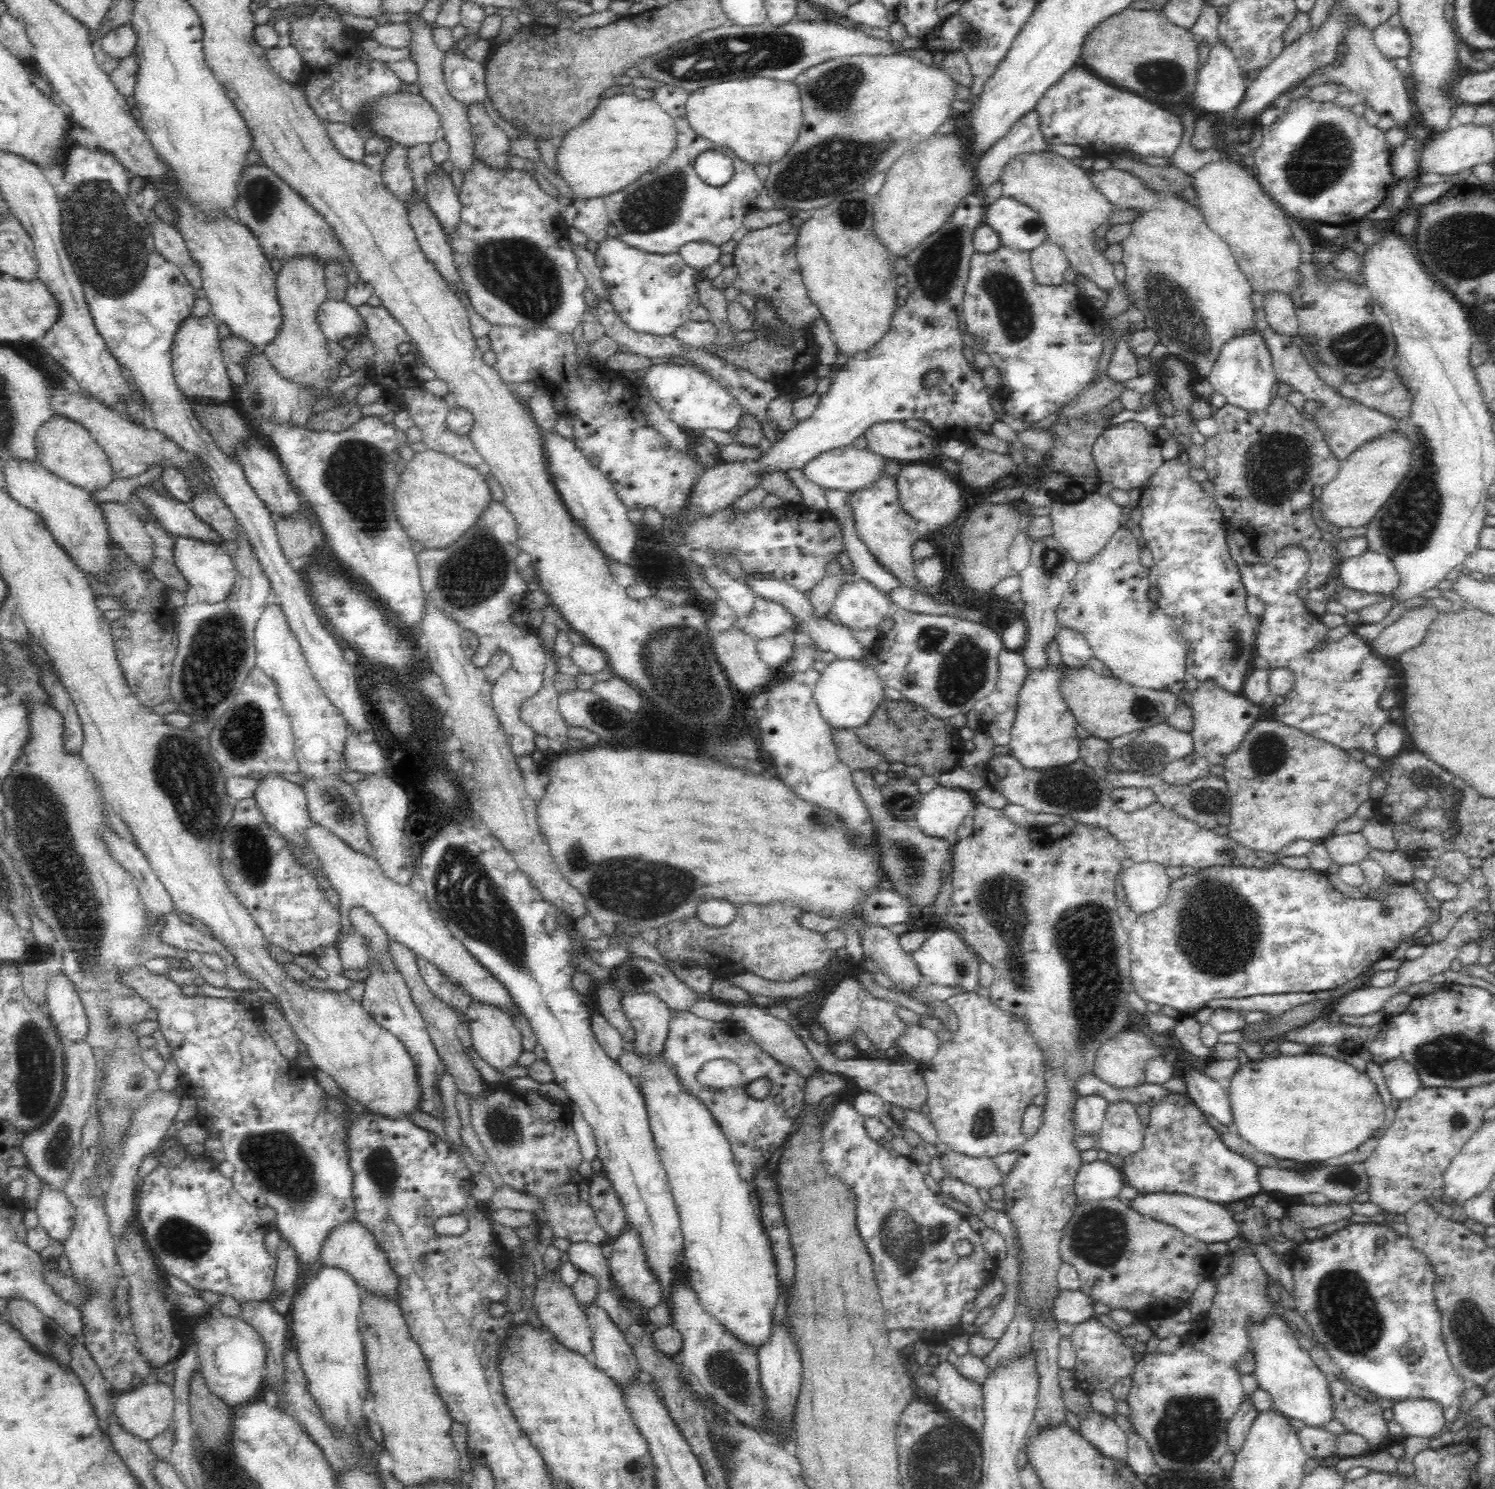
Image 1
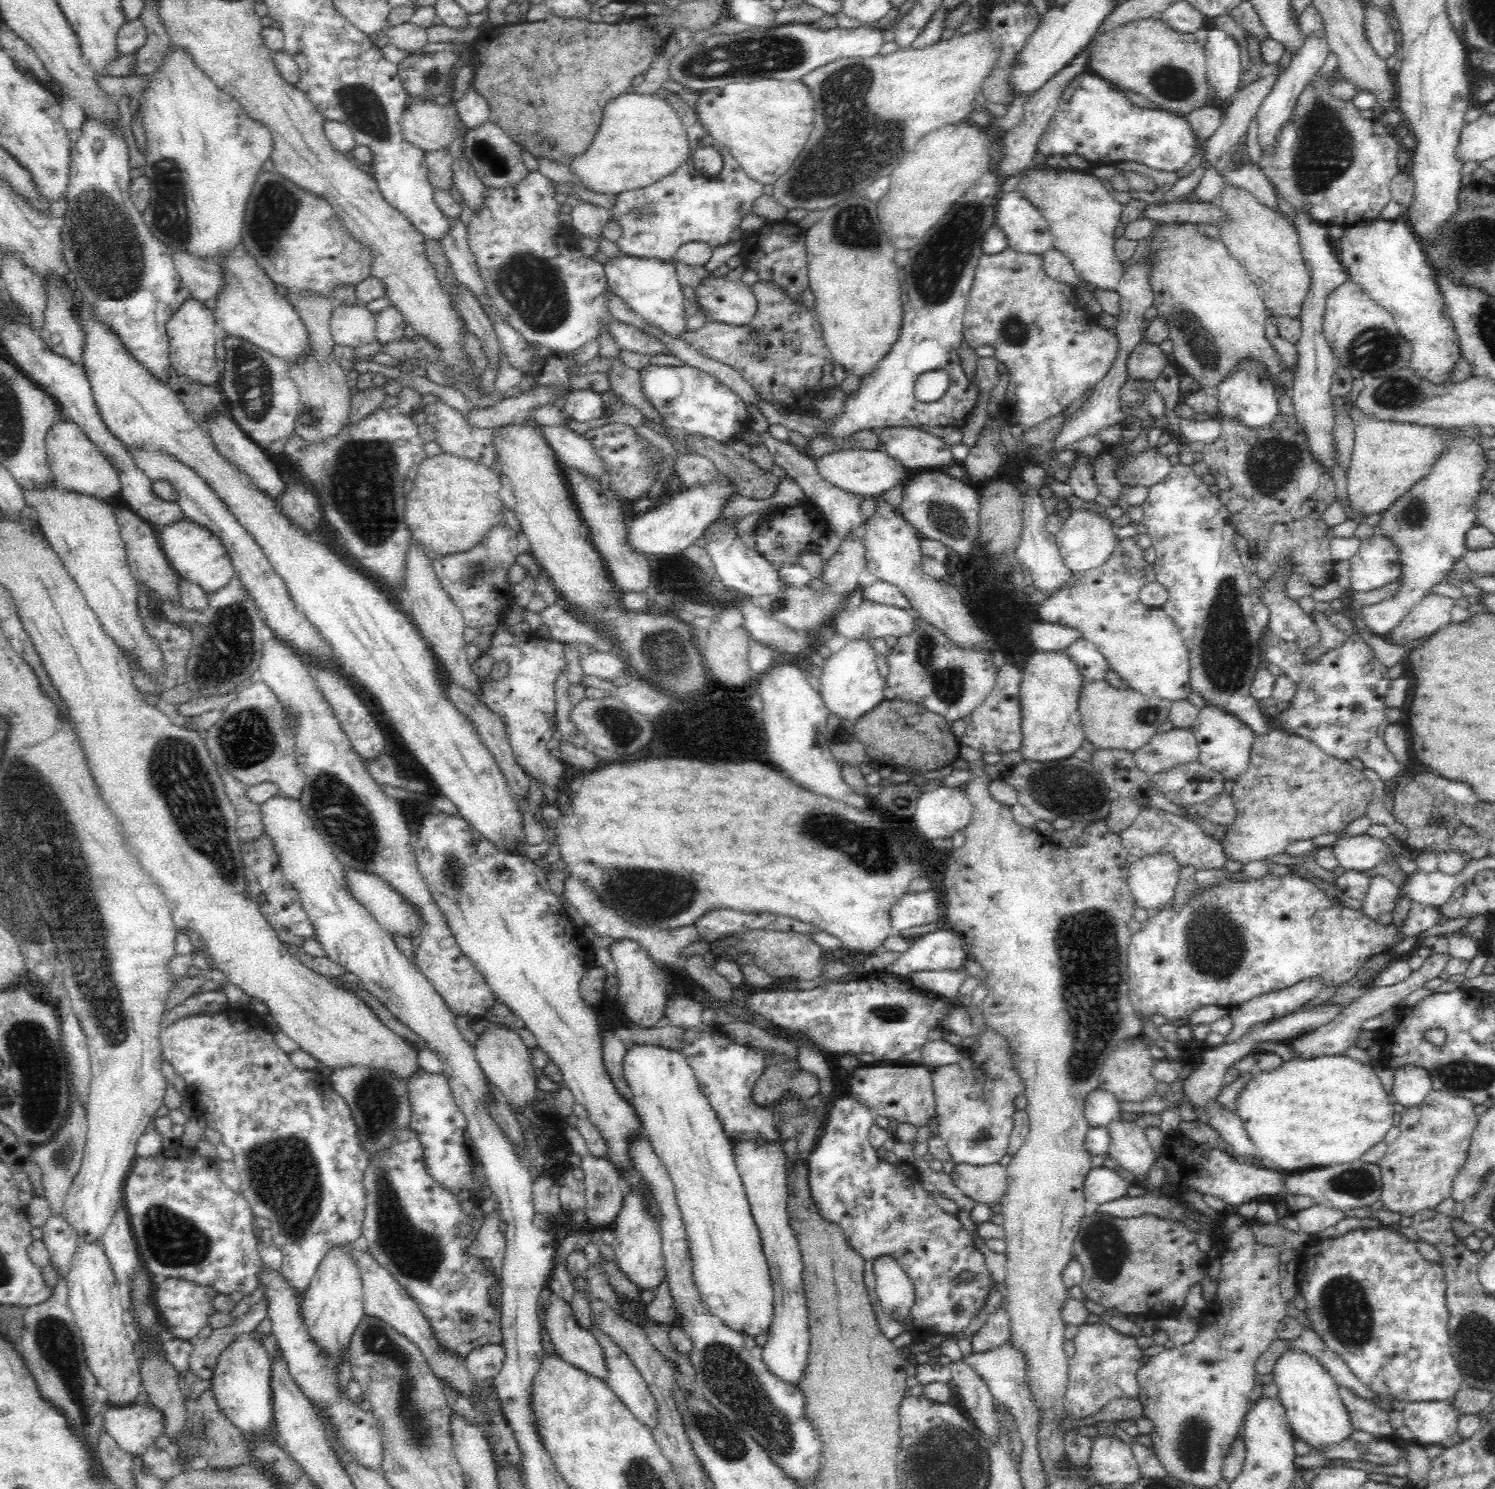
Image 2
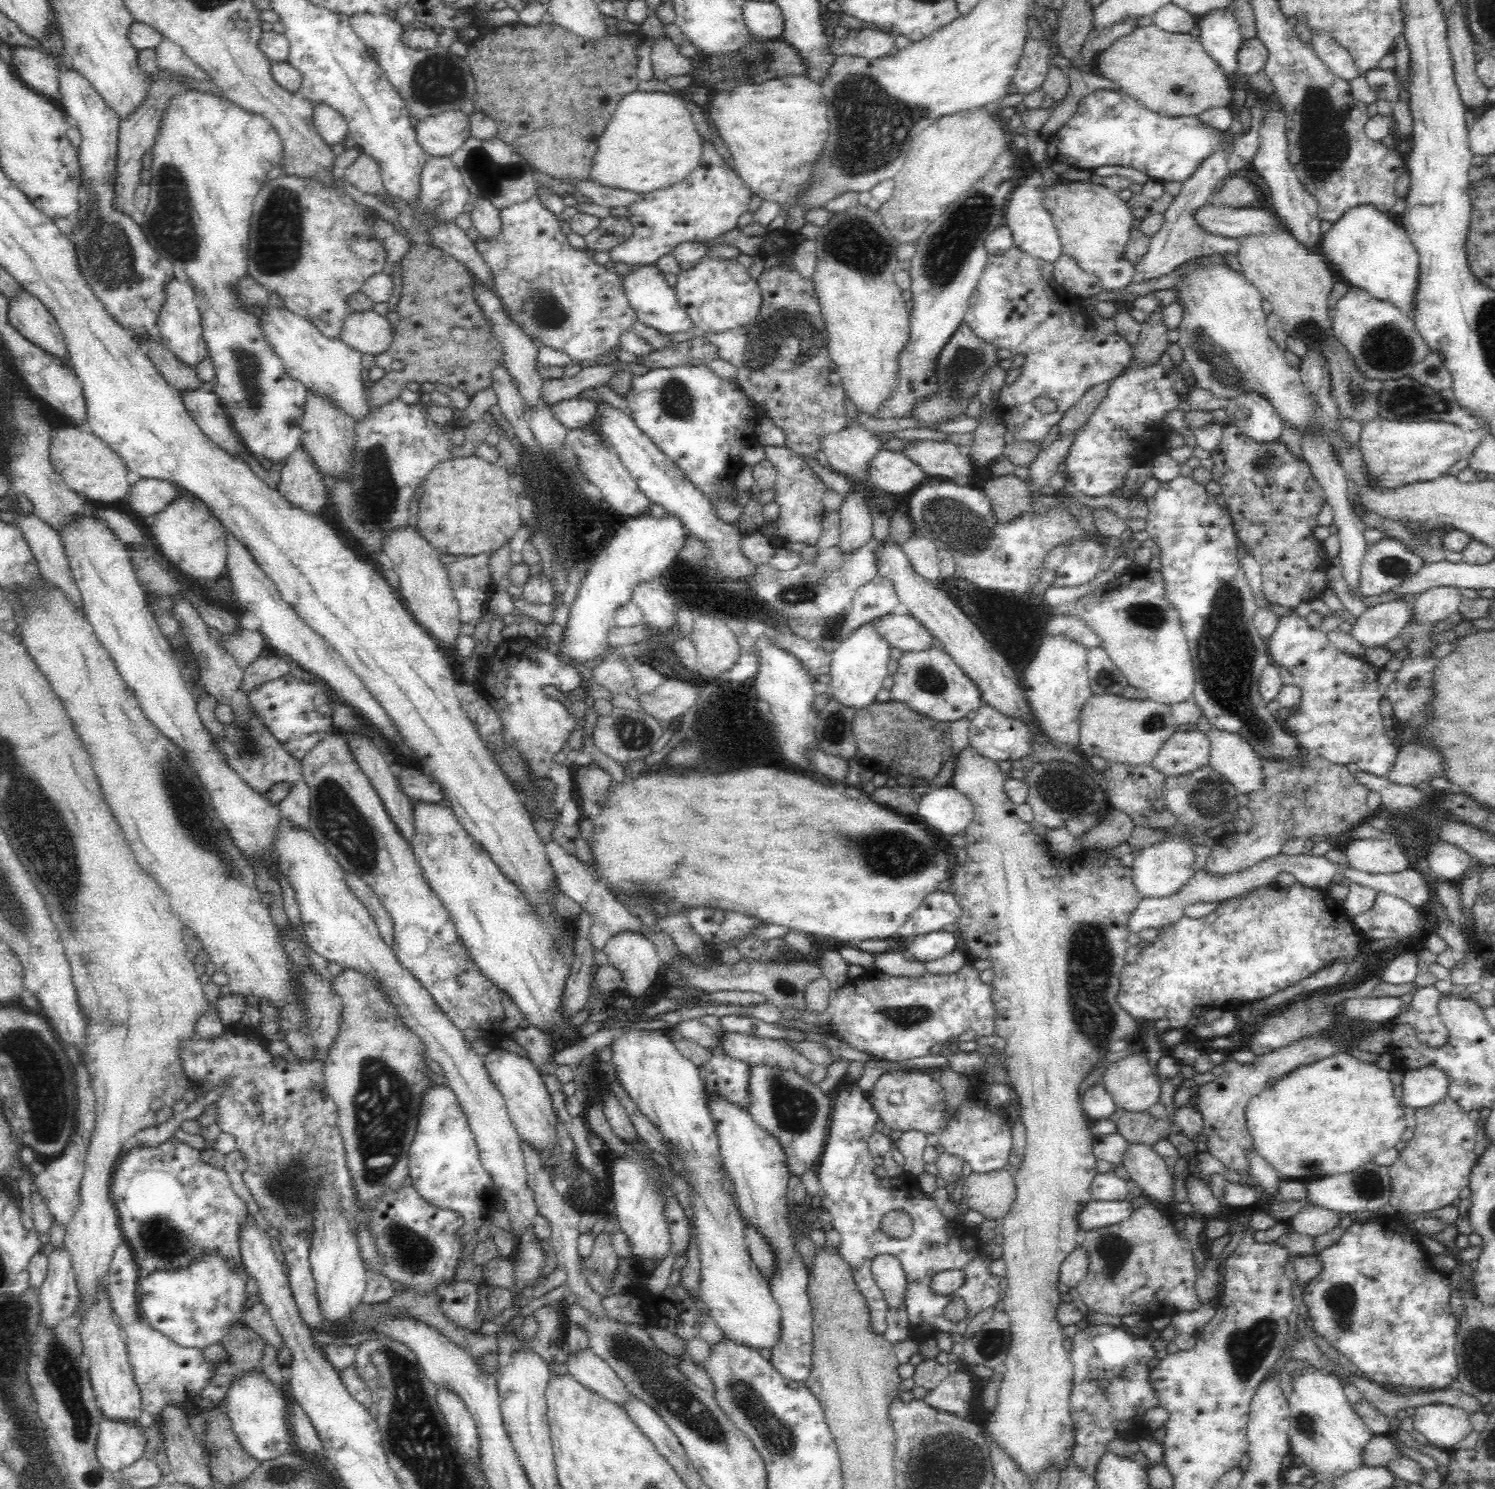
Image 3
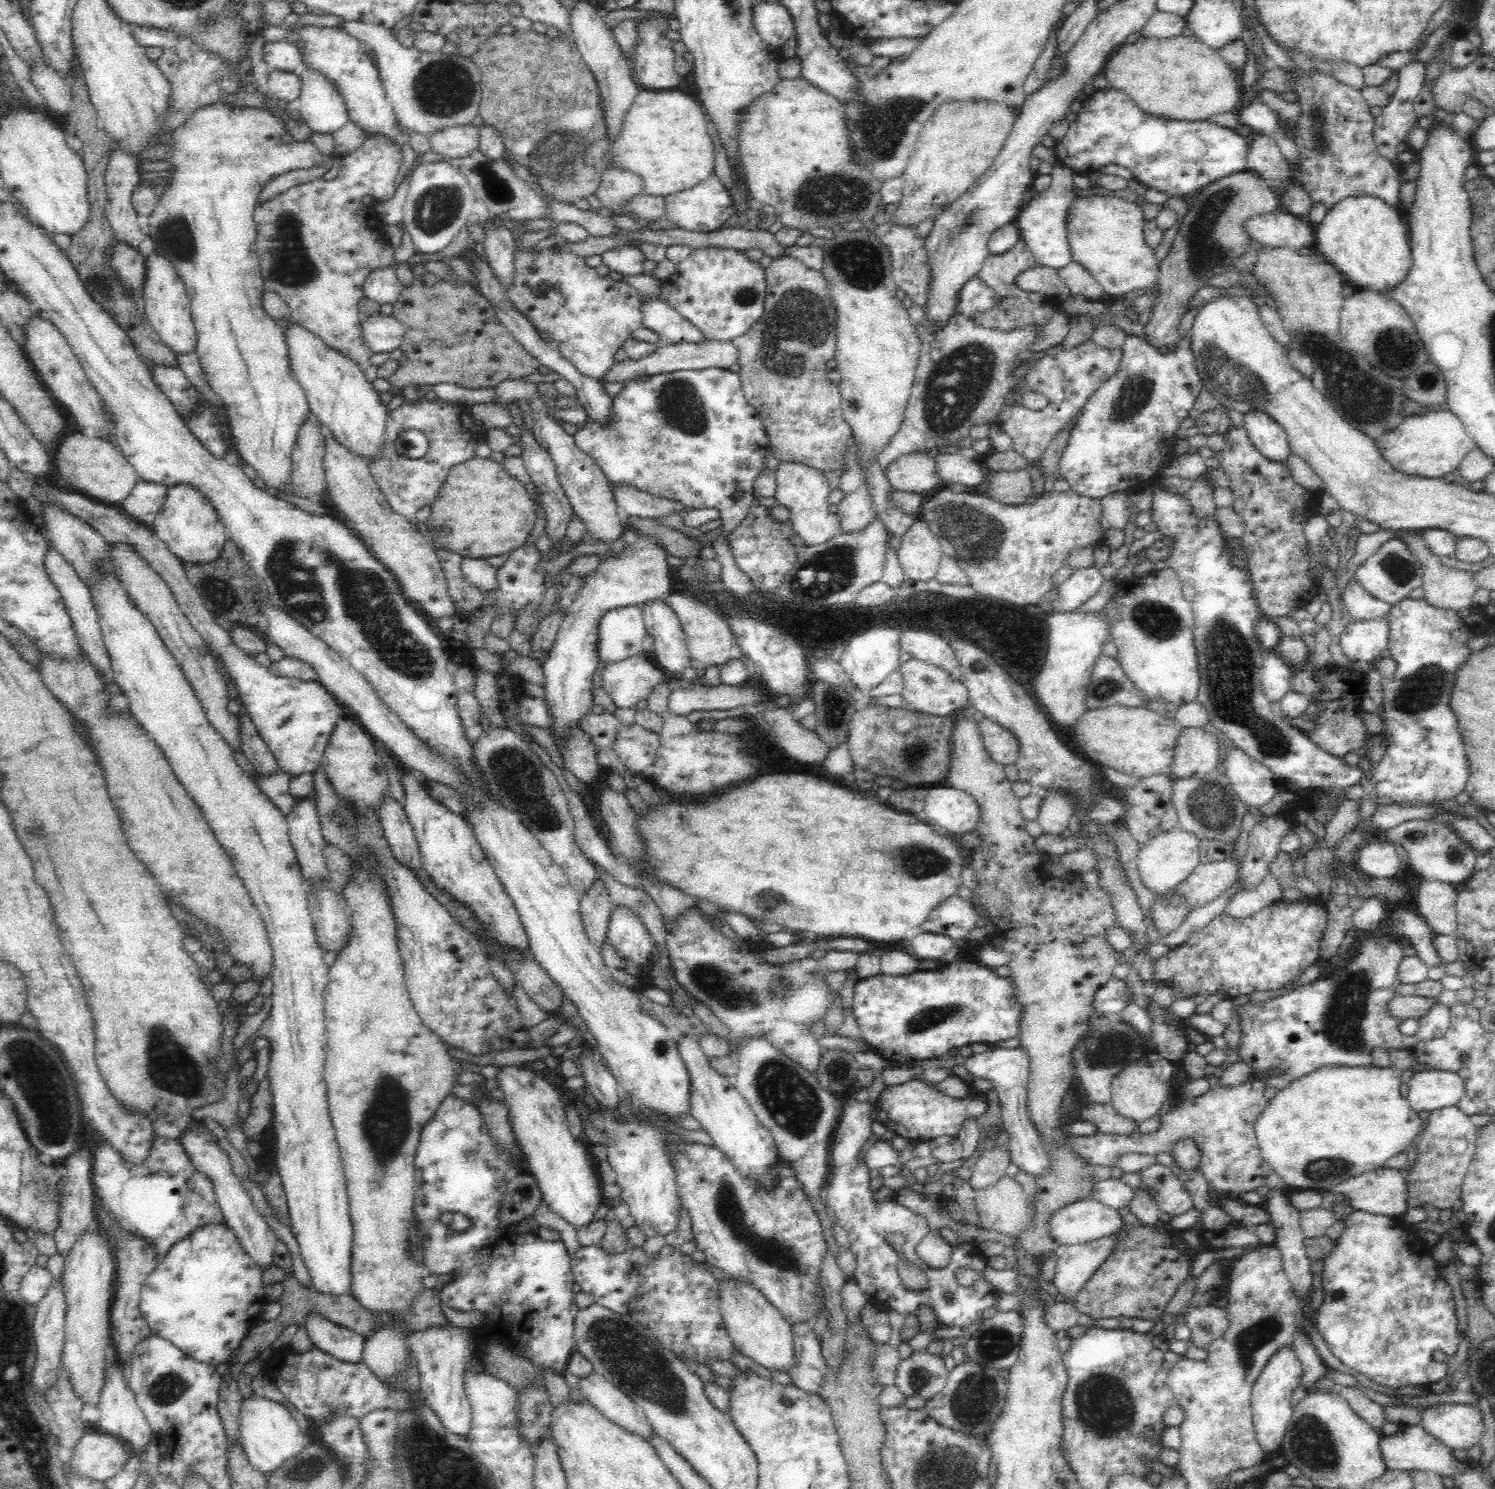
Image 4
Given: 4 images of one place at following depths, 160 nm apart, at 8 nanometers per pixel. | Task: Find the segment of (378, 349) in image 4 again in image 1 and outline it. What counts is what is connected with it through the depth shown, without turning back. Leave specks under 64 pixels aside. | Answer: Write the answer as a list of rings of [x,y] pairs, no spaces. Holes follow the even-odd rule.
[[[324,299],[315,314],[317,328],[329,342],[358,337],[358,325],[362,320],[354,306],[340,299]]]

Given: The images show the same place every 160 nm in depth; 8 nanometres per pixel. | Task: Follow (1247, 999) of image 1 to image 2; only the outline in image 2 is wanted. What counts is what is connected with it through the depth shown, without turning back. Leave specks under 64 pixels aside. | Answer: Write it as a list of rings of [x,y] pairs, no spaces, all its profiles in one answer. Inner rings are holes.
[[[1304,980],[1284,990],[1273,990],[1229,1008],[1233,1020],[1232,1030],[1224,1036],[1223,1042],[1235,1041],[1251,1024],[1266,1022],[1302,1008],[1306,1002],[1314,1000],[1322,989],[1319,980]]]

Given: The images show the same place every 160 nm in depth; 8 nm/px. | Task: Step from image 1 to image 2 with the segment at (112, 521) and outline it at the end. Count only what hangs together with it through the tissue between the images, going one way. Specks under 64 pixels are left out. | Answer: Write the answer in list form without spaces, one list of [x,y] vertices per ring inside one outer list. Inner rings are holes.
[[[114,506],[113,513],[120,527],[121,539],[125,542],[126,558],[133,578],[152,587],[158,595],[162,596],[162,600],[170,597],[179,603],[175,587],[176,573],[164,554],[157,527],[136,514],[132,509]]]

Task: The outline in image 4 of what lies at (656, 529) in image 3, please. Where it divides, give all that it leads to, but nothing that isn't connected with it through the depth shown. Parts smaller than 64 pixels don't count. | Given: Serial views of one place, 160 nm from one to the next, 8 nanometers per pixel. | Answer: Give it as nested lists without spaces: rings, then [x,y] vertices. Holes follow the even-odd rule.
[[[638,536],[628,550],[608,558],[593,573],[583,578],[583,585],[569,608],[568,616],[560,624],[548,658],[541,664],[544,675],[543,698],[547,702],[548,713],[552,716],[548,733],[561,758],[571,730],[580,727],[581,718],[592,713],[595,705],[592,676],[598,668],[596,642],[601,615],[616,606],[640,606],[650,599],[660,599],[671,592],[670,565],[666,563],[666,555],[666,549],[656,545],[652,537]]]

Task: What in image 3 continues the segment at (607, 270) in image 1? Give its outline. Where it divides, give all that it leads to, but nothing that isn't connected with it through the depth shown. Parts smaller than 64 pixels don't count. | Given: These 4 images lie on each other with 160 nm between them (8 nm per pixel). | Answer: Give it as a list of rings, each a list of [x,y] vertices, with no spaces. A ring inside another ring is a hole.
[[[656,264],[631,267],[631,271],[622,278],[625,296],[628,297],[637,318],[647,327],[652,327],[664,335],[690,332],[694,328],[693,322],[686,311],[680,308],[674,289],[664,281],[660,272]]]

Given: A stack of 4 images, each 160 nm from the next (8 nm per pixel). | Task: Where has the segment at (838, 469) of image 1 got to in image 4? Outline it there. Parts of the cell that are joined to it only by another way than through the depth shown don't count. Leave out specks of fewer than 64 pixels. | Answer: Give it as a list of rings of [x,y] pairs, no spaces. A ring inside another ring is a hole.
[[[936,450],[904,455],[894,461],[885,476],[894,489],[923,493],[945,486],[936,471]]]

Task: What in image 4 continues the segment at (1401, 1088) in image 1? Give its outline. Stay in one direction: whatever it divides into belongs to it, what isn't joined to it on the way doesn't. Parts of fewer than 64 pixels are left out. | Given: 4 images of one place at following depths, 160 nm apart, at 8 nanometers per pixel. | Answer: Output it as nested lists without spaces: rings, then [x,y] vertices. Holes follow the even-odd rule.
[[[1447,1070],[1416,1071],[1410,1077],[1405,1094],[1414,1111],[1438,1110],[1440,1107],[1458,1106],[1465,1097],[1463,1079]]]

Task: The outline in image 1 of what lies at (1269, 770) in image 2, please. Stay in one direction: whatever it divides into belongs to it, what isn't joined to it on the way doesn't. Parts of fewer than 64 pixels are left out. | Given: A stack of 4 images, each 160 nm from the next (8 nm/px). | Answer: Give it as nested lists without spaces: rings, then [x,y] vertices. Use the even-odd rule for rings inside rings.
[[[1277,718],[1256,719],[1236,748],[1226,755],[1223,767],[1223,777],[1232,795],[1229,838],[1251,850],[1267,853],[1280,852],[1284,846],[1301,839],[1319,842],[1331,835],[1341,820],[1352,817],[1362,803],[1370,800],[1370,782],[1377,775],[1342,747],[1308,735]]]

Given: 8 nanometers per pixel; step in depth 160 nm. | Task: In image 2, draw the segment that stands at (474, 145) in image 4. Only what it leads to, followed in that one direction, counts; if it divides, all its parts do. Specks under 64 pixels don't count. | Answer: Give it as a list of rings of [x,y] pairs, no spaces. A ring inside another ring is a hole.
[[[422,99],[406,102],[397,120],[404,141],[425,151],[447,148],[454,138],[457,121],[454,104],[440,106]]]

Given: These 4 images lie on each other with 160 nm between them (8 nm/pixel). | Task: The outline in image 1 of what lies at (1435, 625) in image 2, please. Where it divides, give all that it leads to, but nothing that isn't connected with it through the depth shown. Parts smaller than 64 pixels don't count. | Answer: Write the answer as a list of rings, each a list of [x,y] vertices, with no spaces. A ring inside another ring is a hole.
[[[1419,606],[1408,610],[1396,622],[1384,627],[1375,640],[1368,642],[1373,653],[1386,660],[1420,644],[1428,624],[1438,613],[1433,606]]]

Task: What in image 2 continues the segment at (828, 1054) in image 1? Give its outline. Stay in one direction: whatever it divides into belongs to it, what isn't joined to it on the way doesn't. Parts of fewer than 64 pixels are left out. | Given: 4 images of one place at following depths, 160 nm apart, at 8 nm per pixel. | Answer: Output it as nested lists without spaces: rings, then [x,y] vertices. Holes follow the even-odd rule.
[[[901,1062],[890,1066],[879,1063],[861,1064],[854,1069],[850,1080],[852,1097],[868,1107],[875,1116],[894,1118],[897,1122],[910,1122],[920,1127],[934,1119],[936,1102],[931,1085],[932,1069],[920,1063]]]

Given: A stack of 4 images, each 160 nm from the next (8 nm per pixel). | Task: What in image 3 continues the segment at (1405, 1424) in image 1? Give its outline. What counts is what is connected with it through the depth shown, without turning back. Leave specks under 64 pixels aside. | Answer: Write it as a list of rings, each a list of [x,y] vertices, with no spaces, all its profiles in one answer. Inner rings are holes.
[[[1424,1404],[1412,1416],[1414,1429],[1442,1450],[1454,1450],[1473,1431],[1470,1412],[1449,1404]]]

